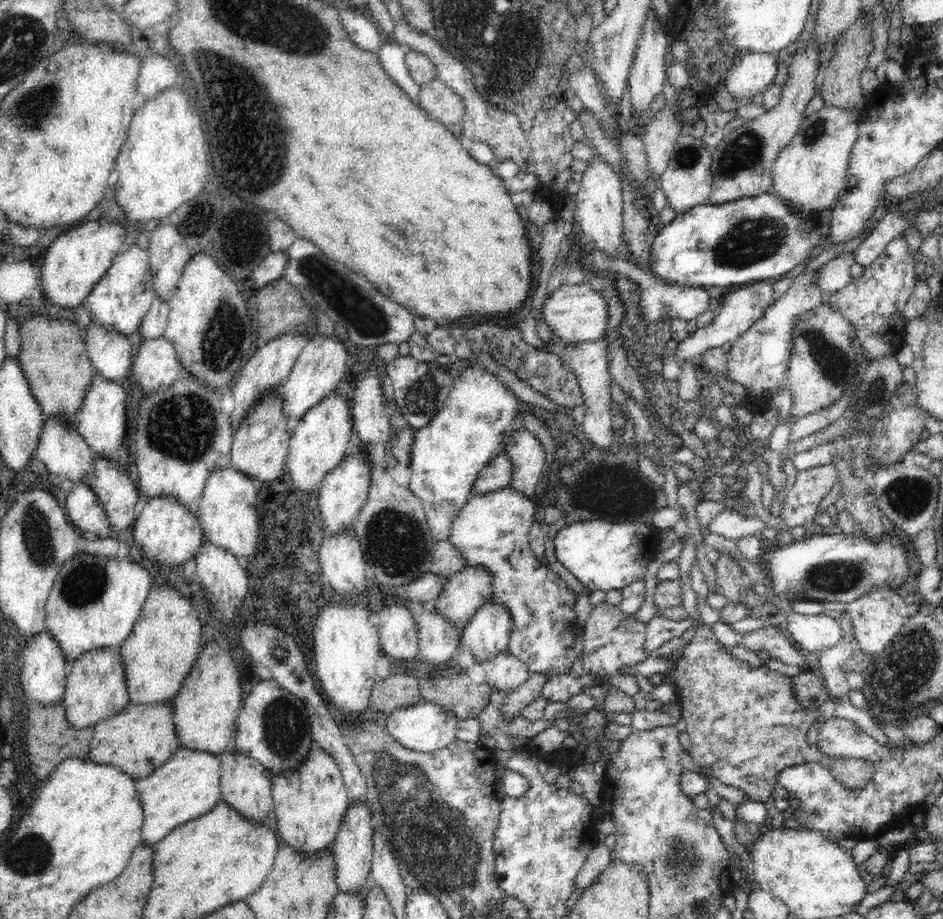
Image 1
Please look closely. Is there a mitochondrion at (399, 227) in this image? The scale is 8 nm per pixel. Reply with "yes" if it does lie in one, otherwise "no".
no

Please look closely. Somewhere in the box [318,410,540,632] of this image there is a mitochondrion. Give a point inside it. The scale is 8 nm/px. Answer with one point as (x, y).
(395, 540)

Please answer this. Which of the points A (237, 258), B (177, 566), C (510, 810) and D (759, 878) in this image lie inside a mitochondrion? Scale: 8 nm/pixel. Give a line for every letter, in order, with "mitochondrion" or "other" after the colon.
A: other
B: other
C: other
D: other

